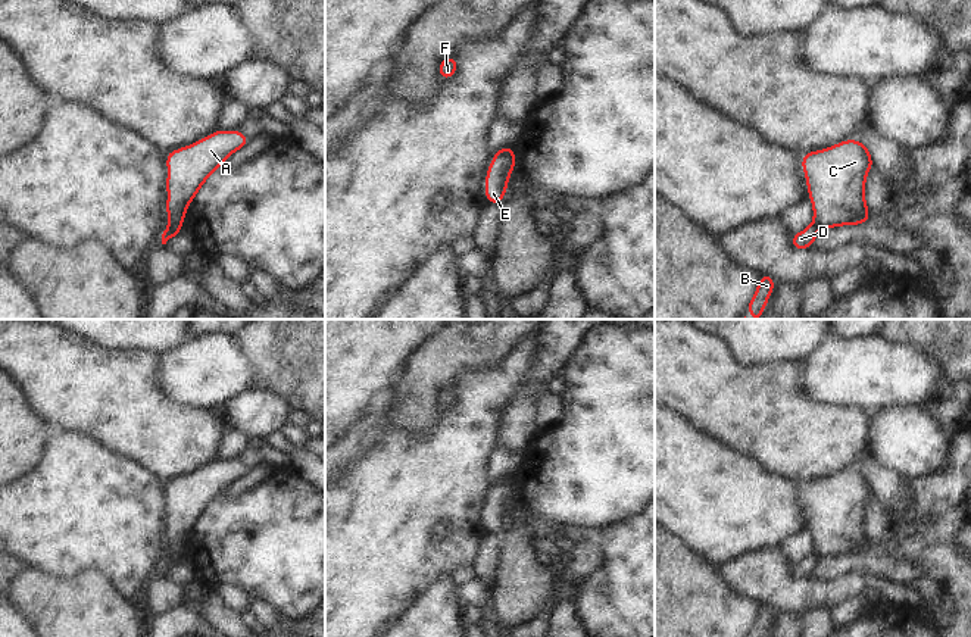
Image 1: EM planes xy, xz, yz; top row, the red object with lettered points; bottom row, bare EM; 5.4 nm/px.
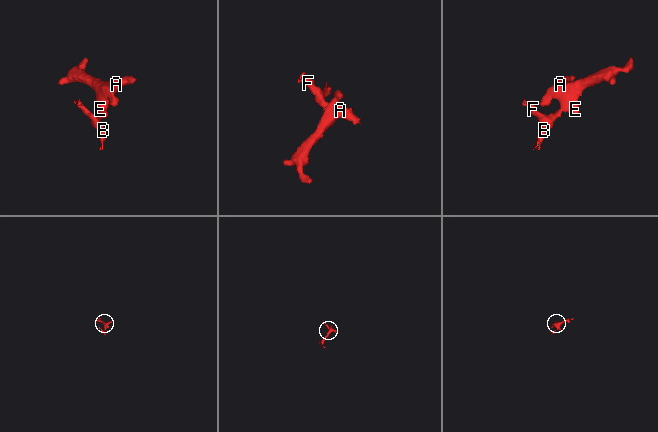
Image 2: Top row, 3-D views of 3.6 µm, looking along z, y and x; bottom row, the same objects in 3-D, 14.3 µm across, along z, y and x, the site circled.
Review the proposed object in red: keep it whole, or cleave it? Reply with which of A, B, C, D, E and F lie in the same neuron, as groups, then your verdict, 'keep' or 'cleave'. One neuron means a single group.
groups A C E / B D F; cleave

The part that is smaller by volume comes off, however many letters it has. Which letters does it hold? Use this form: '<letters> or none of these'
B, D, F

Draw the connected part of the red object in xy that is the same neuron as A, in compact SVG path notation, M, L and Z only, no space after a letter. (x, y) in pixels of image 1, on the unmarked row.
M219 459L197 472L166 483L166 544L169 553L181 556L187 535L194 530L209 505L249 471L238 459Z

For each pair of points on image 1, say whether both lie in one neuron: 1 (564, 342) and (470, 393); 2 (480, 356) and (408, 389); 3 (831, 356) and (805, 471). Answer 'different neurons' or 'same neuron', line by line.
1: different neurons
2: same neuron
3: different neurons

